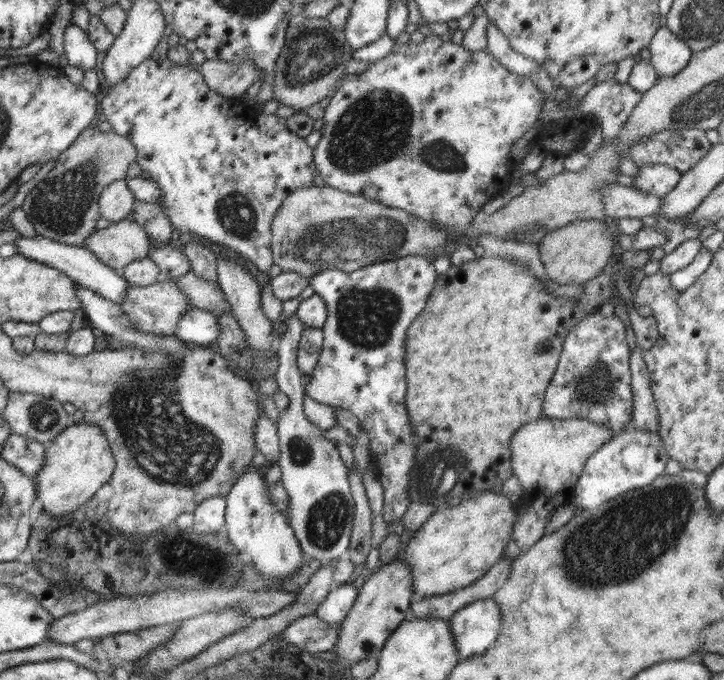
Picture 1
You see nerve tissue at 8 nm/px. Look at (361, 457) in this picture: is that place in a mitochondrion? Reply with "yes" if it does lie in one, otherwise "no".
no

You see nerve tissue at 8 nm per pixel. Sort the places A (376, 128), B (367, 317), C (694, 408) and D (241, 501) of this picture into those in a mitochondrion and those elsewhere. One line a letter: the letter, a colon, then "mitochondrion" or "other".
A: mitochondrion
B: mitochondrion
C: other
D: other

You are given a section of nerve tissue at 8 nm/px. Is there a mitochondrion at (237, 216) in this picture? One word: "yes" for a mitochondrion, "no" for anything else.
yes

